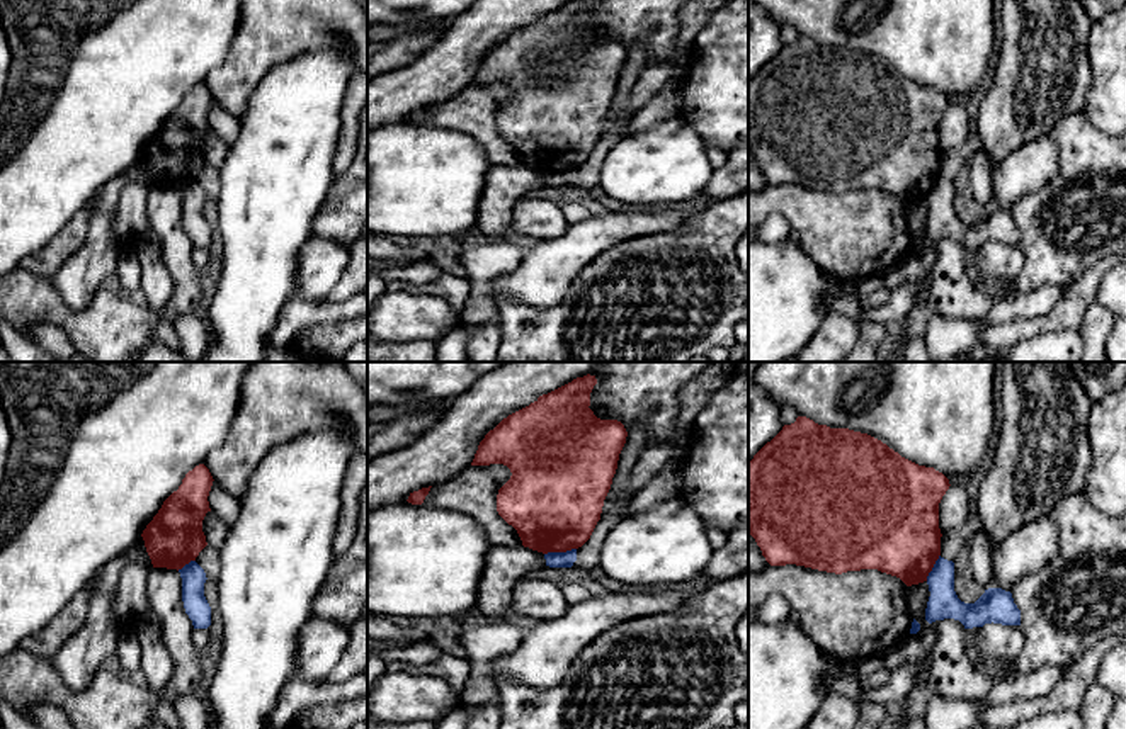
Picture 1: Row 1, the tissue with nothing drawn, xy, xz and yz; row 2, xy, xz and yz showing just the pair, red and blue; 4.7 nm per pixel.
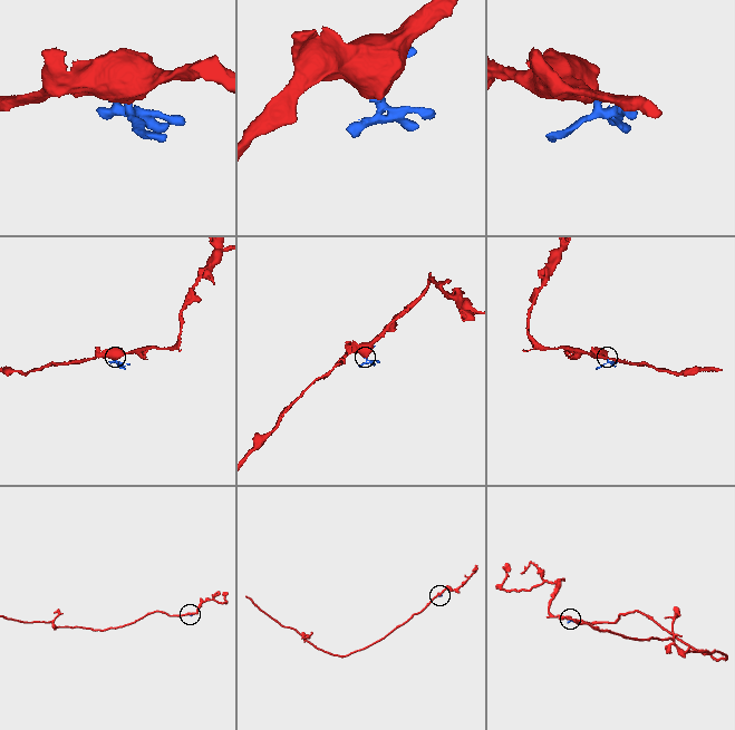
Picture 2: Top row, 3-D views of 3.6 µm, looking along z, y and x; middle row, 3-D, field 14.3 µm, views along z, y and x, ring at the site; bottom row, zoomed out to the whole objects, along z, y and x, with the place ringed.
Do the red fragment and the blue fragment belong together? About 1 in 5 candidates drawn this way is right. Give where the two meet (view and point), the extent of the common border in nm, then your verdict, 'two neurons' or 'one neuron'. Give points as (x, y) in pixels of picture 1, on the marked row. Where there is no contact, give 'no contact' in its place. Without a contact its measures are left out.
contact xz (560, 551); length 160 nm; two neurons

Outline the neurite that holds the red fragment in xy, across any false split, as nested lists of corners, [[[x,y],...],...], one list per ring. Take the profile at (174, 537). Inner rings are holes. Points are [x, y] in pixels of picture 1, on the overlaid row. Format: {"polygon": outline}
{"polygon": [[[204,464],[185,474],[141,537],[153,568],[182,569],[208,545],[202,520],[209,508],[213,476]]]}

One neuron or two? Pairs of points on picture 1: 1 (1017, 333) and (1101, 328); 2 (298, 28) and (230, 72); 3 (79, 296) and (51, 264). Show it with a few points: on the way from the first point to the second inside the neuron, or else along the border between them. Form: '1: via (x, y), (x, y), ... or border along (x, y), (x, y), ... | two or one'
1: border along (1096, 301), (1077, 328) | two
2: via (281, 28), (247, 58) | one
3: border along (84, 242), (50, 277) | two

